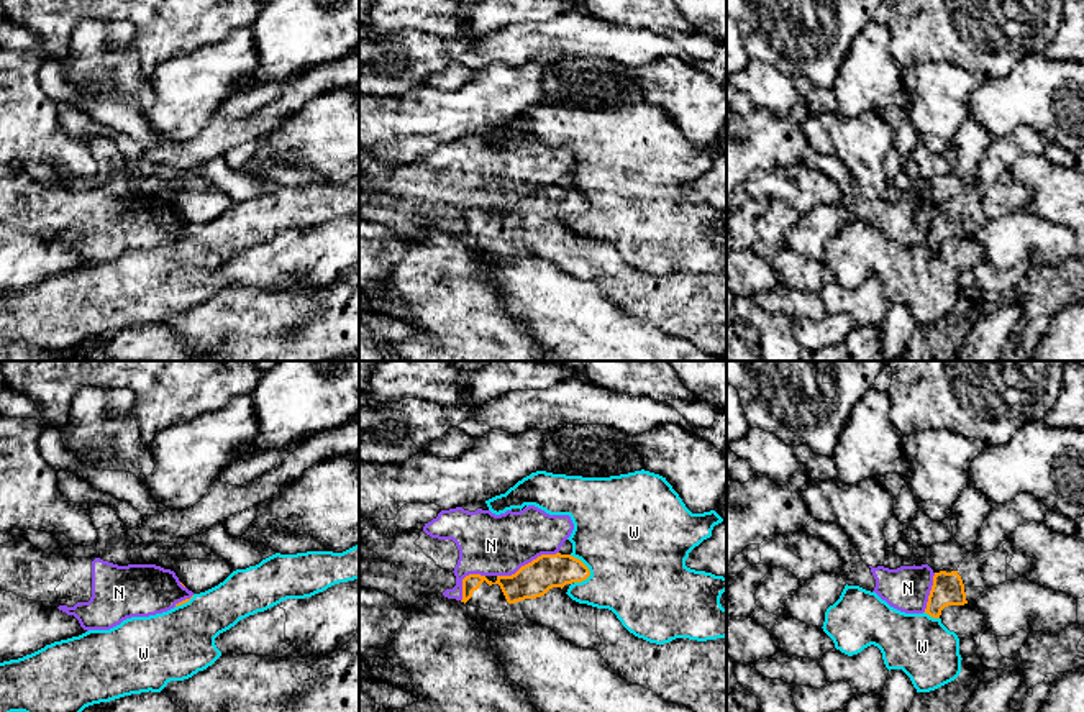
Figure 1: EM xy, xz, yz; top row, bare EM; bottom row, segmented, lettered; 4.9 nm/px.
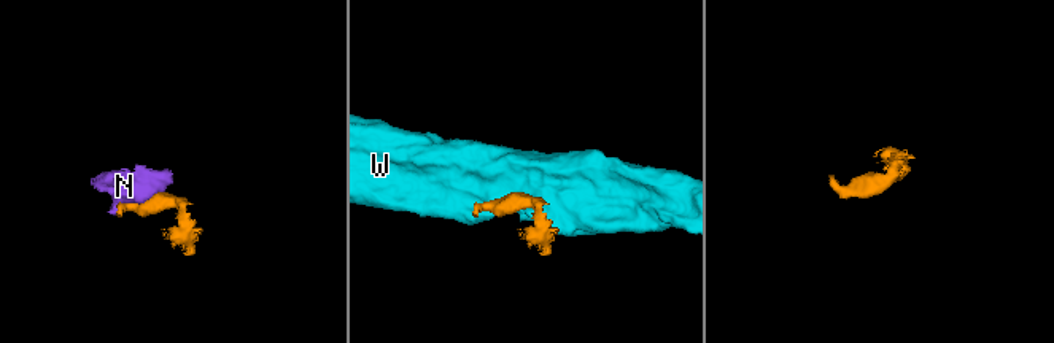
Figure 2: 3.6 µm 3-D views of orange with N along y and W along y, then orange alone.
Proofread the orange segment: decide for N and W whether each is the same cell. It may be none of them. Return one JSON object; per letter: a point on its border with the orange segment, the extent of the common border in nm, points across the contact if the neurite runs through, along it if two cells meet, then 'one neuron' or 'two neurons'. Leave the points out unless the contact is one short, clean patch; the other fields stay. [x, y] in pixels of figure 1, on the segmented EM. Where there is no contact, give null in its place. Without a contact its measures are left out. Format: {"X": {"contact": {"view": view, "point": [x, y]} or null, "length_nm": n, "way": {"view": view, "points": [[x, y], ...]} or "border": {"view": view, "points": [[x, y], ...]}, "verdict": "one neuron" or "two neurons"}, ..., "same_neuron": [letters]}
{"N": {"contact": {"view": "xz", "point": [528, 563]}, "length_nm": 320, "verdict": "two neurons"}, "W": {"contact": {"view": "xz", "point": [586, 566]}, "length_nm": 160, "verdict": "two neurons"}, "same_neuron": []}

